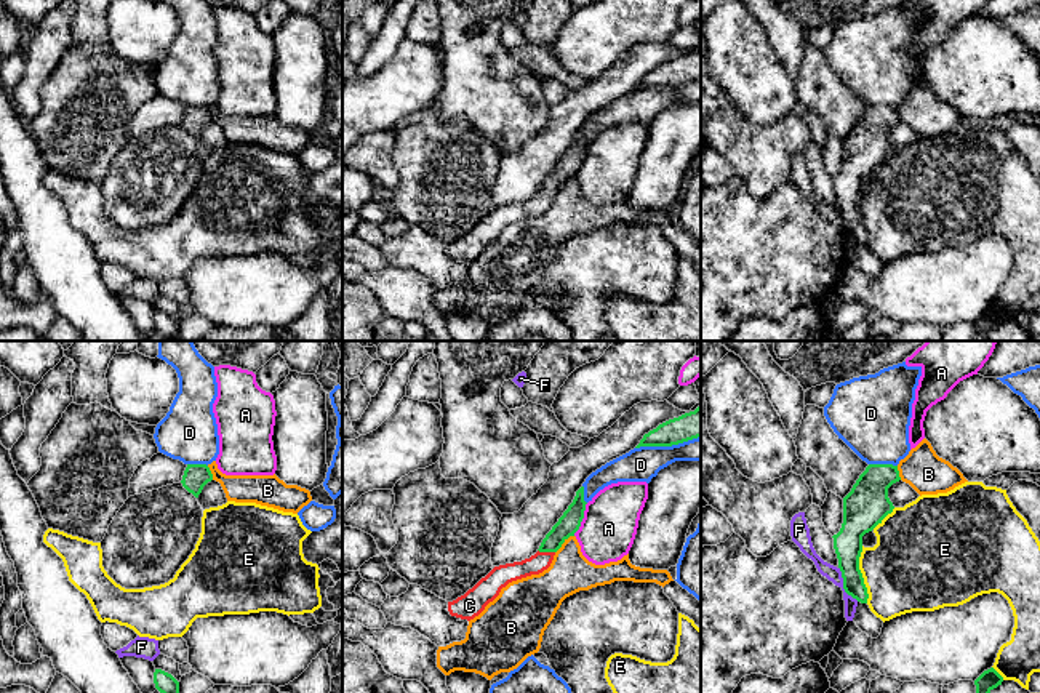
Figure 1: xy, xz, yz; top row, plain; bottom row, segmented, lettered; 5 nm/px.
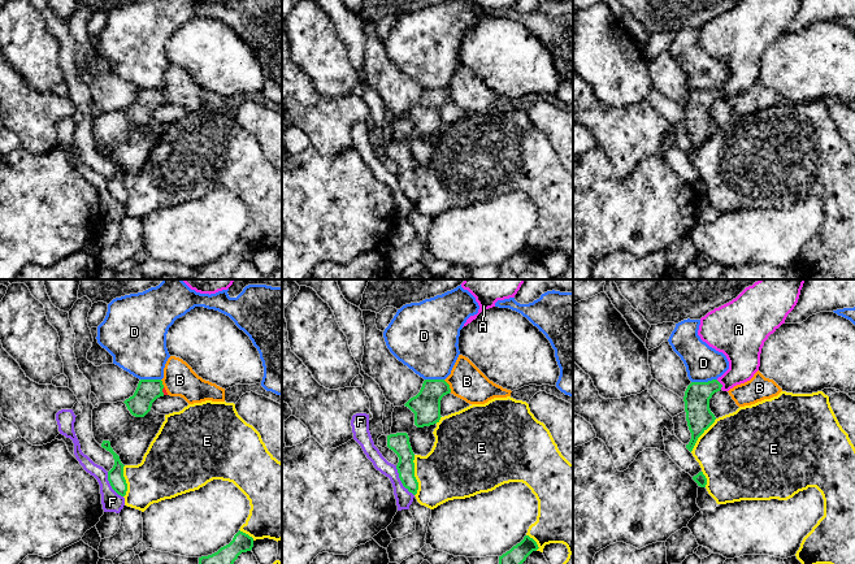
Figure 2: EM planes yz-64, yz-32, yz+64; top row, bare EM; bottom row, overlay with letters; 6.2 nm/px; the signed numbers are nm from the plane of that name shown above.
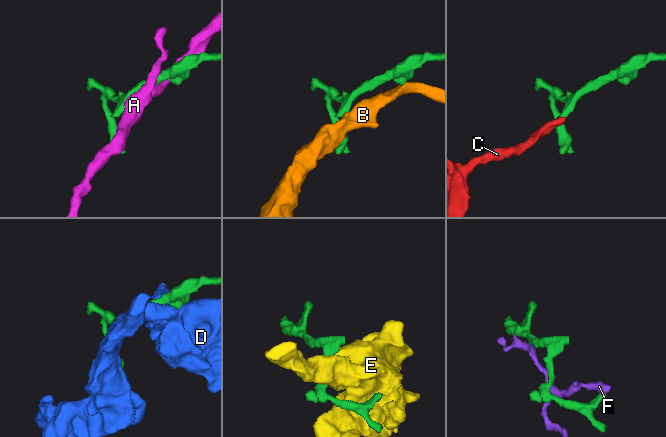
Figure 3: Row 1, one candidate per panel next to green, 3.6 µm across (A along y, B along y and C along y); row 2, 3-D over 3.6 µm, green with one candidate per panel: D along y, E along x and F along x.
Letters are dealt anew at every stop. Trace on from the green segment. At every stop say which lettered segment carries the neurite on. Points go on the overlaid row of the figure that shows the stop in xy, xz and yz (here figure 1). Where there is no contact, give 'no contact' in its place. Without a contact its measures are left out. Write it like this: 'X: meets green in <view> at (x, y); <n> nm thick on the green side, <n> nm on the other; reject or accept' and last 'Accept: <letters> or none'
A: meets green in xz at (583, 517); 110 nm thick on the green side, 280 nm on the other; reject
B: meets green in xz at (564, 541); 110 nm thick on the green side, 220 nm on the other; reject
C: meets green in xz at (546, 551); 110 nm thick on the green side, 100 nm on the other; accept
D: meets green in xz at (668, 445); 140 nm thick on the green side, 180 nm on the other; reject
E: meets green in yz at (861, 575); 140 nm thick on the green side, 420 nm on the other; reject
F: meets green in yz at (844, 586); 140 nm thick on the green side, 80 nm on the other; reject
Accept: C

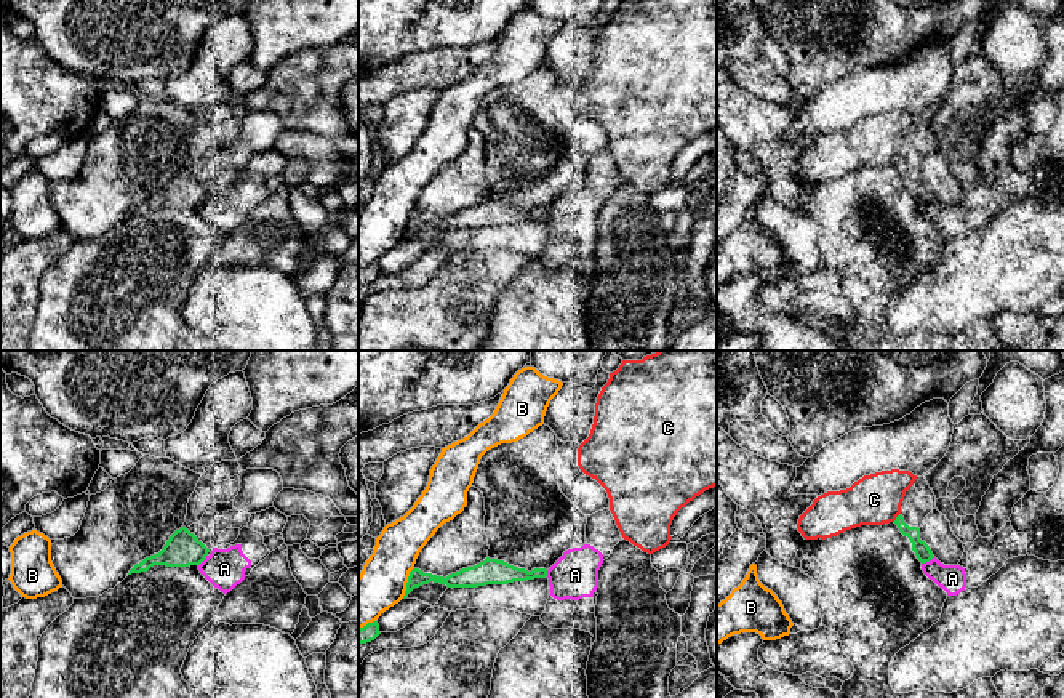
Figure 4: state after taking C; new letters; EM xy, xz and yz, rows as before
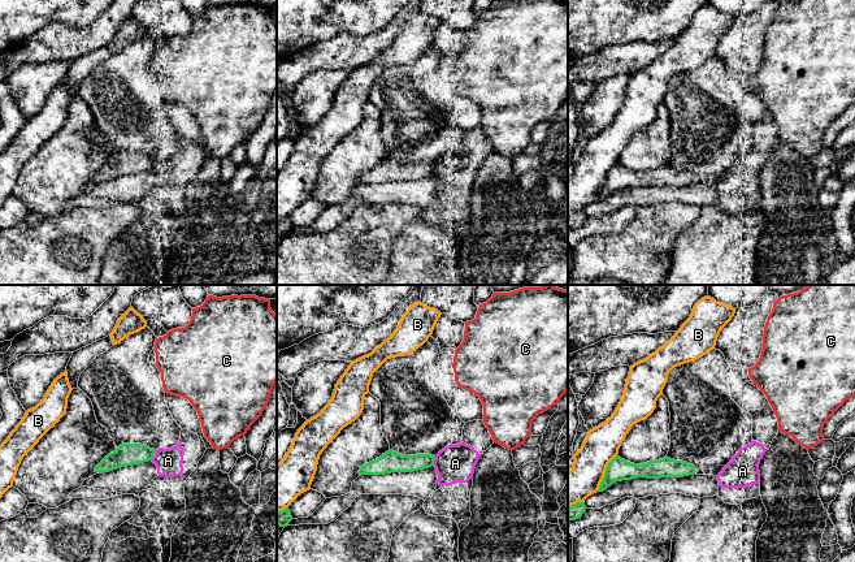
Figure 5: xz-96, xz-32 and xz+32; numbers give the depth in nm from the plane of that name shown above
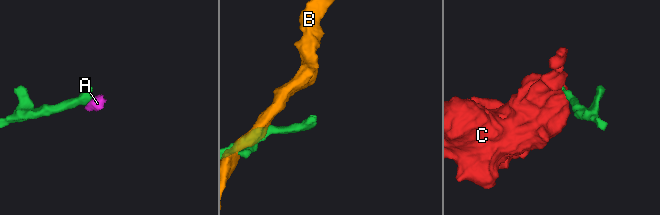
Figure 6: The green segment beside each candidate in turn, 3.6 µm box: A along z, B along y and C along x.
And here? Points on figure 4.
A: meets green in yz at (928, 561); 80 nm thick on the green side, 140 nm on the other; reject
B: meets green in xz at (407, 583); 90 nm thick on the green side, 240 nm on the other; reject
C: meets green in yz at (896, 517); 80 nm thick on the green side, 260 nm on the other; reject
Accept: none

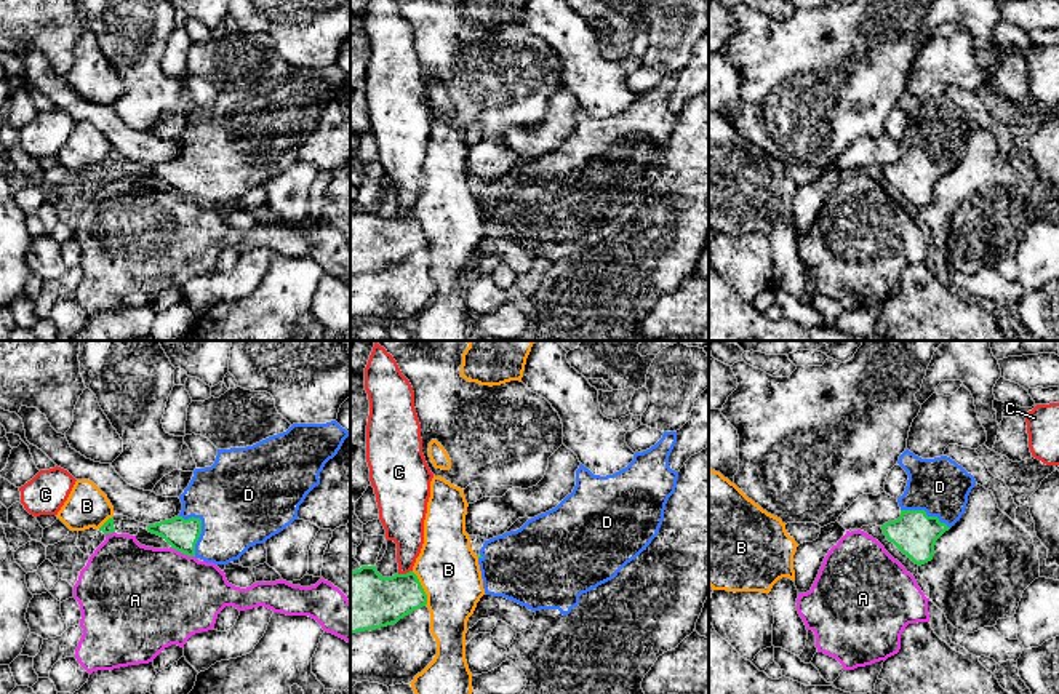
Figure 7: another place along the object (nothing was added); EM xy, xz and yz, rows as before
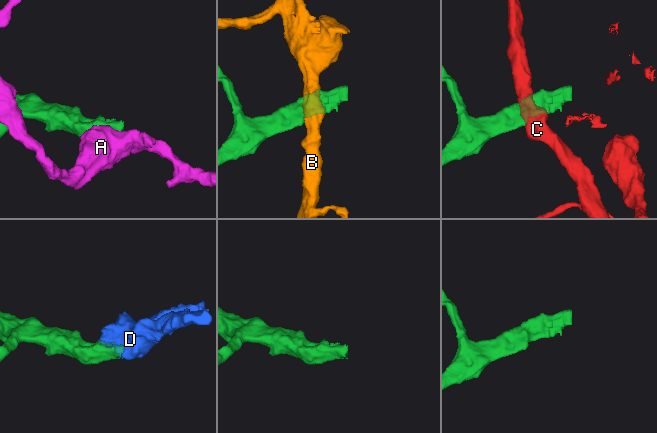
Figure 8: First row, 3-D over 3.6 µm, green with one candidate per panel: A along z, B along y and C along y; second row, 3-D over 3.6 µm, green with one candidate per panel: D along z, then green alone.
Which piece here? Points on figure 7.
A: meets green in xy at (183, 552); 160 nm thick on the green side, 480 nm on the other; reject
B: meets green in xz at (423, 589); 260 nm thick on the green side, 320 nm on the other; reject
C: meets green in xz at (403, 574); 300 nm thick on the green side, 200 nm on the other; reject
D: meets green in xy at (200, 528); 160 nm thick on the green side, 460 nm on the other; accept
Accept: D

